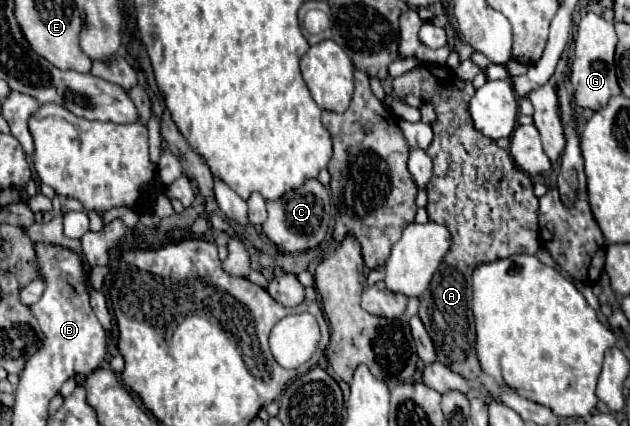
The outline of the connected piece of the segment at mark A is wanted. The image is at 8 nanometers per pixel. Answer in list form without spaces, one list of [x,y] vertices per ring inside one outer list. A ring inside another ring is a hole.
[[[418,65],[410,69],[408,73],[396,77],[392,81],[392,89],[398,97],[406,95],[418,95],[426,103],[432,103],[436,111],[436,121],[432,123],[434,131],[434,141],[426,149],[426,153],[432,157],[432,179],[426,187],[428,191],[428,219],[432,223],[444,225],[450,235],[452,235],[452,245],[442,263],[438,265],[430,287],[424,291],[420,297],[420,311],[418,317],[422,319],[428,335],[434,341],[438,361],[452,369],[454,373],[462,375],[464,379],[478,379],[482,369],[478,365],[478,357],[474,351],[474,339],[476,333],[470,329],[472,325],[472,271],[476,263],[482,261],[494,261],[502,259],[514,253],[526,253],[534,255],[540,249],[540,239],[538,239],[538,197],[534,195],[532,181],[524,171],[520,171],[510,157],[506,149],[500,149],[492,139],[486,139],[480,135],[474,125],[472,117],[468,115],[468,101],[474,95],[474,87],[470,81],[458,79],[450,69],[446,67],[434,67],[434,65]]]

